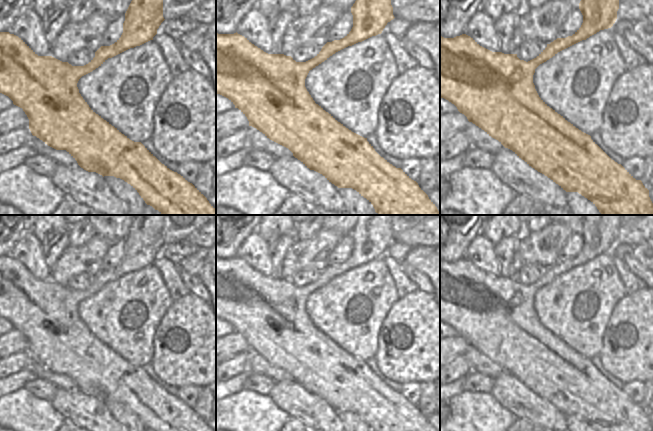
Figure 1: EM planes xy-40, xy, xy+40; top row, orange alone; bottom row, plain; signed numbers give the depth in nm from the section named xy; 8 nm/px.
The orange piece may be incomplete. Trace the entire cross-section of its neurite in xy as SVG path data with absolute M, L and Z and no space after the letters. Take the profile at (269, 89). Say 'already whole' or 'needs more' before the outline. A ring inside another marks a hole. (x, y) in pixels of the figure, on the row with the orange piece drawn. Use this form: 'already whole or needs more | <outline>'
already whole | M356 0L351 7L353 27L342 39L327 42L321 51L306 62L296 62L284 54L268 54L238 34L216 33L216 94L228 98L248 119L249 126L262 132L270 140L288 148L307 168L322 174L338 188L352 188L366 198L381 215L440 215L428 195L401 168L396 168L381 157L364 138L338 122L331 114L315 103L305 87L310 70L336 52L381 34L393 20L391 0Z

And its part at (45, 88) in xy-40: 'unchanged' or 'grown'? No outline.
unchanged

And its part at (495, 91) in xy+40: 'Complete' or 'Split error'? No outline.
Complete.

